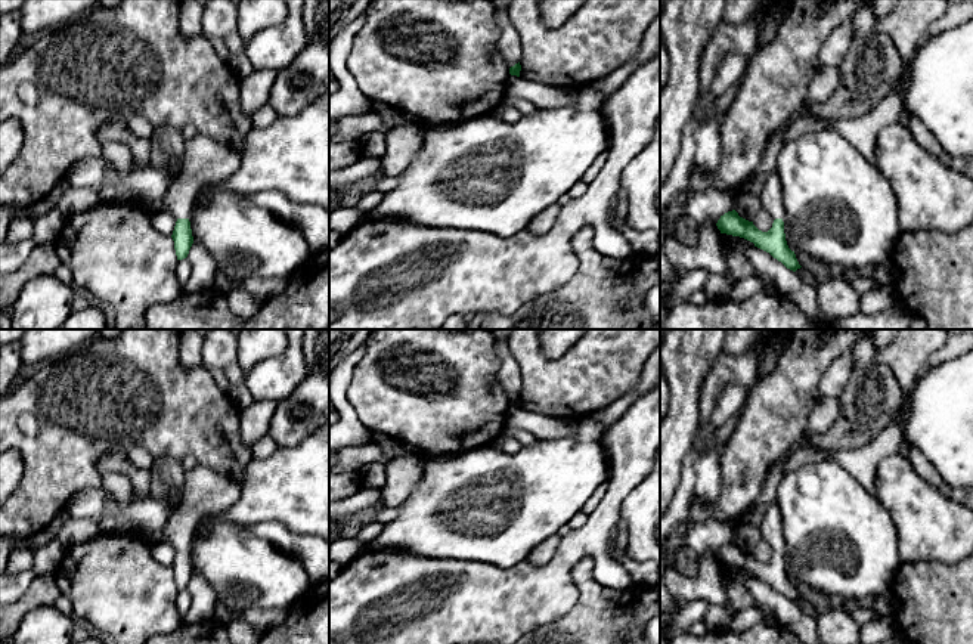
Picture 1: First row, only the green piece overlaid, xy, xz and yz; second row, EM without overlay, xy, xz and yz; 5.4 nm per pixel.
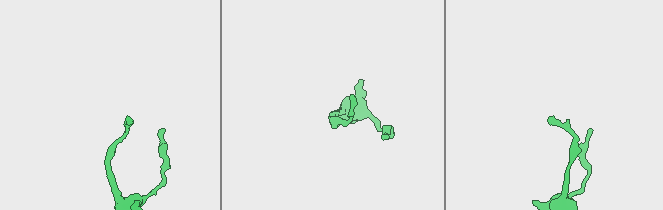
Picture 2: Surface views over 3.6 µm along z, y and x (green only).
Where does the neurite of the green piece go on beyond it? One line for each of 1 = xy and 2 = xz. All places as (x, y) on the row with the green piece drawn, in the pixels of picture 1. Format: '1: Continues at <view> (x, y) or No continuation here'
1: Continues at xy (205, 161)
2: No continuation here

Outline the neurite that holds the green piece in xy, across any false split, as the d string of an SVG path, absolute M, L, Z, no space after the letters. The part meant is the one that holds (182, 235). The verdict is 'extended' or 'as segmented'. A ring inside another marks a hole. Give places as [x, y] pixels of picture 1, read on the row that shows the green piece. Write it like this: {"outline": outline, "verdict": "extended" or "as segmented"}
{"outline": "M201 133L185 142L182 171L164 196L165 211L177 219L171 235L177 260L186 258L193 244L189 217L201 188L226 180L239 167L241 155Z", "verdict": "extended"}

